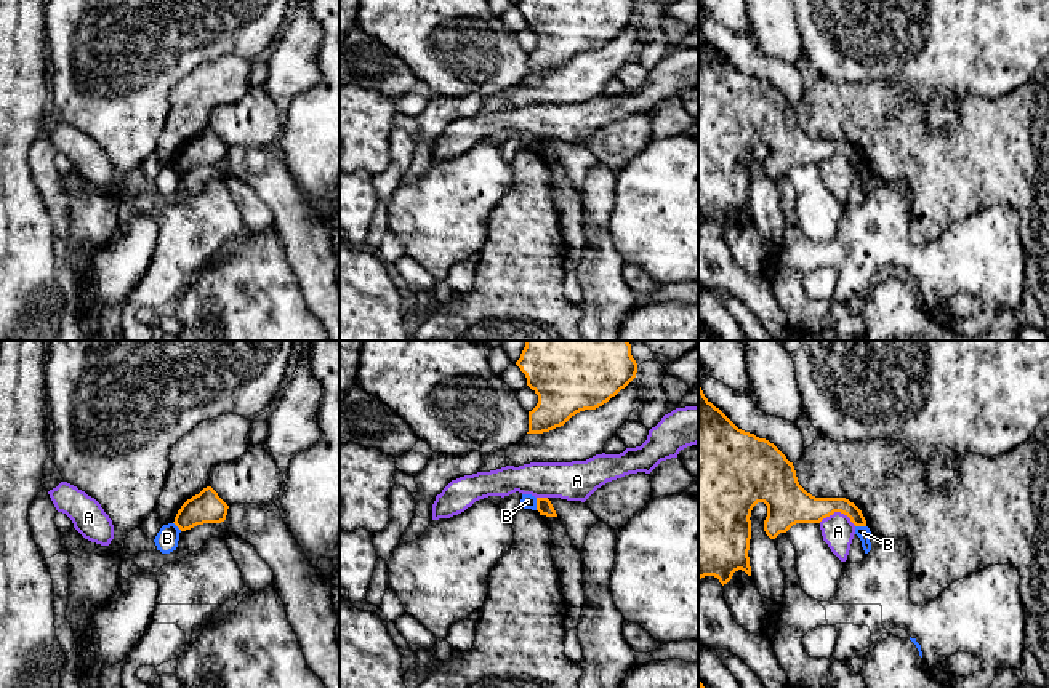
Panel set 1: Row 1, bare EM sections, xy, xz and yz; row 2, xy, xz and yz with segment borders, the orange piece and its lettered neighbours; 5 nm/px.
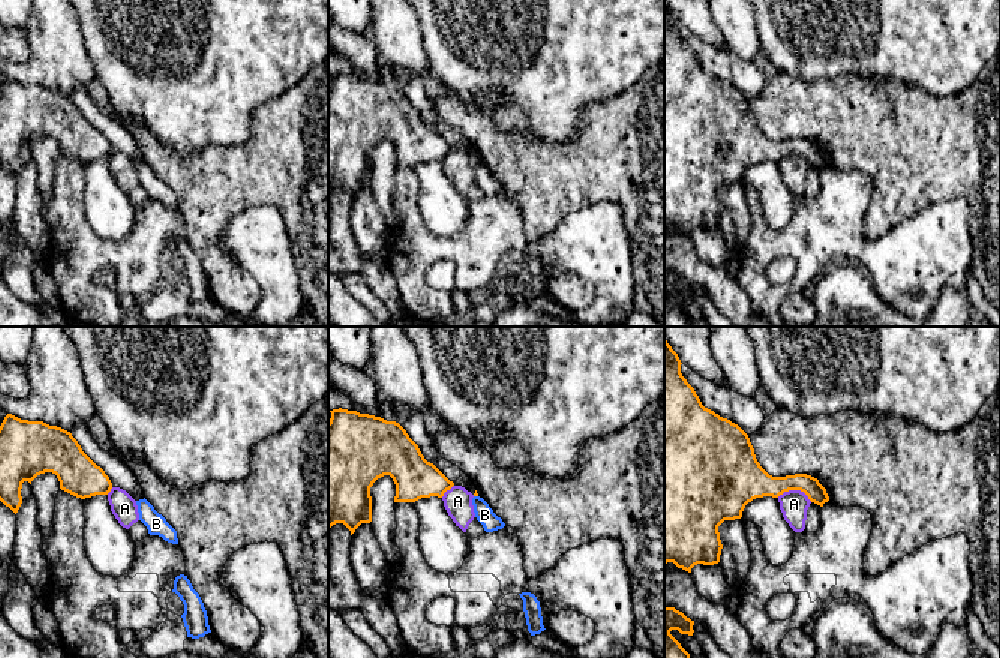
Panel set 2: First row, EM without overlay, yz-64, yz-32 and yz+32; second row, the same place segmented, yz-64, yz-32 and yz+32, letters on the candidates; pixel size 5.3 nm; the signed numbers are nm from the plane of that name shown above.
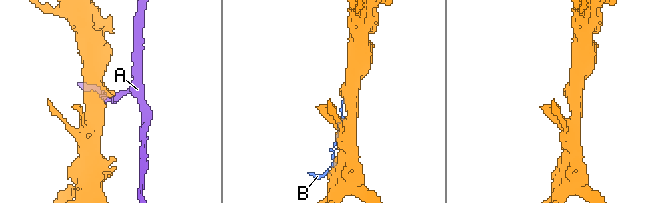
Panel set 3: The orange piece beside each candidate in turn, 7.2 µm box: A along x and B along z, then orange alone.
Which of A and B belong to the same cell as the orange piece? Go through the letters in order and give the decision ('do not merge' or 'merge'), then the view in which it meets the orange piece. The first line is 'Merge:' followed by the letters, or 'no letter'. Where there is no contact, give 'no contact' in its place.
Merge: no letter
A: do not merge; meets orange in yz
B: do not merge; meets orange in xz

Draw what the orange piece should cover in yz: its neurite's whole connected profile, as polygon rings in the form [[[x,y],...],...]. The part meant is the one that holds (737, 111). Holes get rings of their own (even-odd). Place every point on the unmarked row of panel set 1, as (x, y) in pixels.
[[[698,24],[698,219],[714,218],[724,227],[733,214],[742,211],[751,218],[750,181],[751,152],[758,144],[767,147],[764,173],[770,181],[786,174],[796,165],[820,165],[823,160],[841,154],[855,168],[866,168],[862,152],[846,139],[815,139],[798,123],[793,104],[769,82],[738,70],[719,50],[703,35]]]

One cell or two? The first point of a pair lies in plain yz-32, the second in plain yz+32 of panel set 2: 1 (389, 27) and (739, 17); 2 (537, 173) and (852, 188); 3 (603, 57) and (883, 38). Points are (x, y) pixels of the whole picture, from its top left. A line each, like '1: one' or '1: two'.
1: one
2: two
3: one

